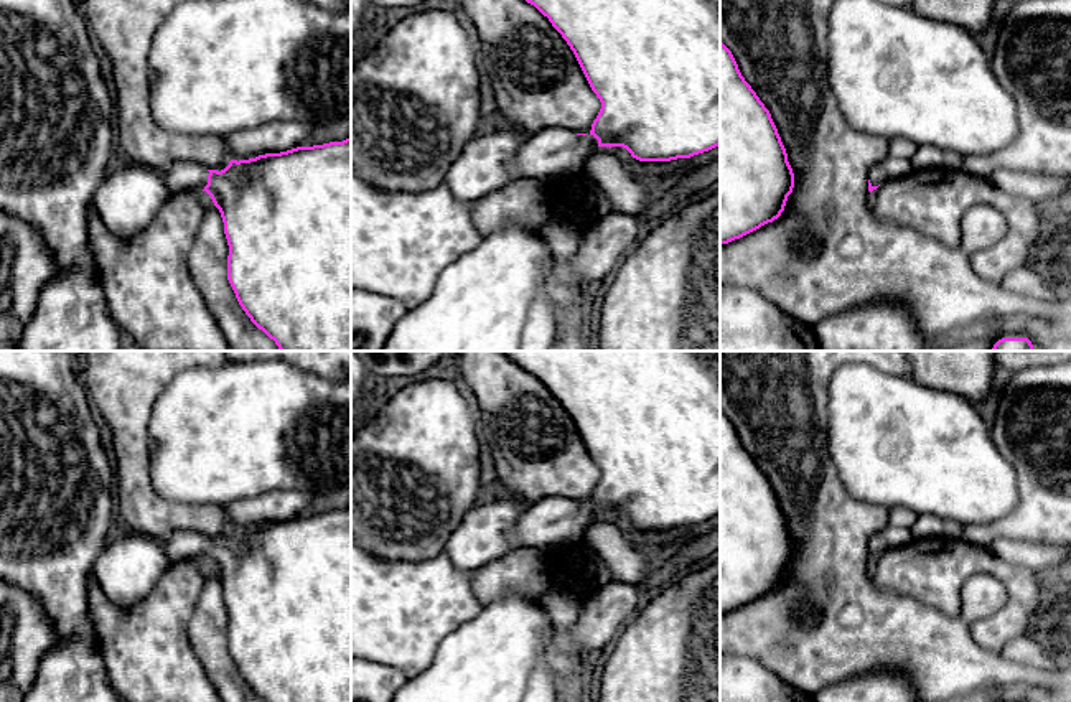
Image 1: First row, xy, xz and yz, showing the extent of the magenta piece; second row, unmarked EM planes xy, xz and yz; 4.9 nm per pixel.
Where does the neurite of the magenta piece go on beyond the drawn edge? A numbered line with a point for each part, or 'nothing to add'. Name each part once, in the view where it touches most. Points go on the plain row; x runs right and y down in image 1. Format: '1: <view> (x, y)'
1: xz (552, 521)

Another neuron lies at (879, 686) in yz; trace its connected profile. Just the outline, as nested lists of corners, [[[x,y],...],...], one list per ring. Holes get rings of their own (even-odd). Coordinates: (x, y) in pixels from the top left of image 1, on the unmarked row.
[[[872,671],[821,689],[814,702],[921,702],[906,674]]]

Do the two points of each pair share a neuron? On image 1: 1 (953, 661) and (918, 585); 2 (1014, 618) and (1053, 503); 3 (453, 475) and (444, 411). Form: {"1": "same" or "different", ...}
{"1": "different", "2": "different", "3": "same"}

